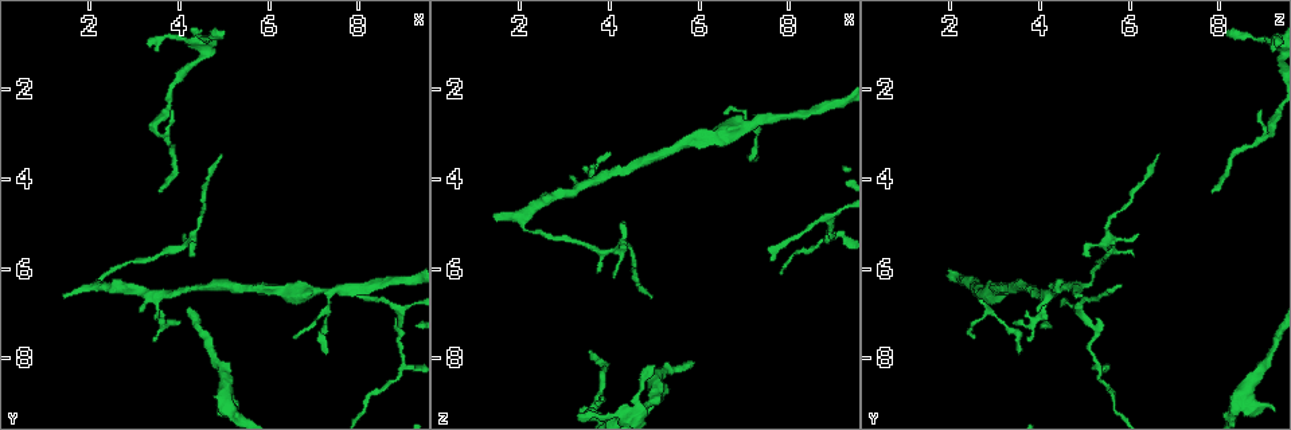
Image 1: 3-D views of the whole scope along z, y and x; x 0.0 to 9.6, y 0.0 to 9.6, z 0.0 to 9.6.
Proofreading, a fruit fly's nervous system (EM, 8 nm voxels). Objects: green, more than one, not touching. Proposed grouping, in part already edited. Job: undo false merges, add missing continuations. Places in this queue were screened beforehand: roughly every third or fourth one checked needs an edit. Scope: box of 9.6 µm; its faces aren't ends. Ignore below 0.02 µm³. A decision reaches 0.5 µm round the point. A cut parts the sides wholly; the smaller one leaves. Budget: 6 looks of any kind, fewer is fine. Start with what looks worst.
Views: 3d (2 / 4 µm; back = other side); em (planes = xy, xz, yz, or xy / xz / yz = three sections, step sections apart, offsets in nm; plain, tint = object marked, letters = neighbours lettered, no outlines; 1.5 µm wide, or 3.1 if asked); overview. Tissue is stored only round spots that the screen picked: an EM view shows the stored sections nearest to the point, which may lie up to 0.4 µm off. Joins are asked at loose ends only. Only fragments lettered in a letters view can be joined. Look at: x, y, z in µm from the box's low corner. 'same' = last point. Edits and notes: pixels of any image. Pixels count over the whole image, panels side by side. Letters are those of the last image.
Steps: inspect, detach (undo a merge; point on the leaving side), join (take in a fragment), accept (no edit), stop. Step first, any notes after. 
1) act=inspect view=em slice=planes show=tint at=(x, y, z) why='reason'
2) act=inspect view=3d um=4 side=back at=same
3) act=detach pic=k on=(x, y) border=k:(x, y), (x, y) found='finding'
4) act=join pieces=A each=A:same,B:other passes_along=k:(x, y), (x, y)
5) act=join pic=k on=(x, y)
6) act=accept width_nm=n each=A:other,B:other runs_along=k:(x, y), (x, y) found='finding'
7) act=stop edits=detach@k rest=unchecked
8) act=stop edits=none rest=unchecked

act=inspect view=3d um=2 at=(8.85, 7.30, 5.30) why='sharp bend'

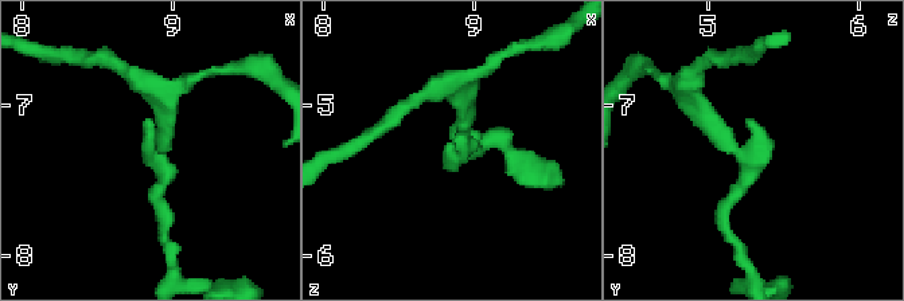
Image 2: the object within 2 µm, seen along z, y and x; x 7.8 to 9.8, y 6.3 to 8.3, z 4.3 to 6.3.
act=inspect view=em slice=planes show=plain at=(8.92, 7.34, 5.28) why='now the EM'

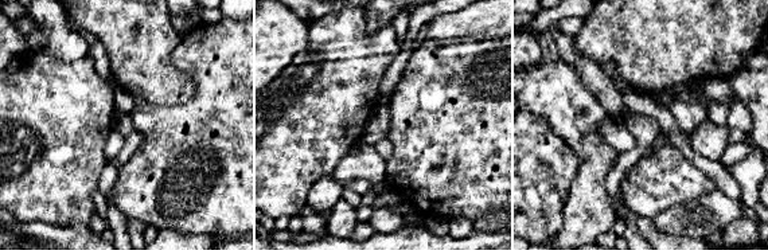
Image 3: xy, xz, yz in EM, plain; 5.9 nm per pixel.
act=inspect view=em slice=planes show=letters at=same

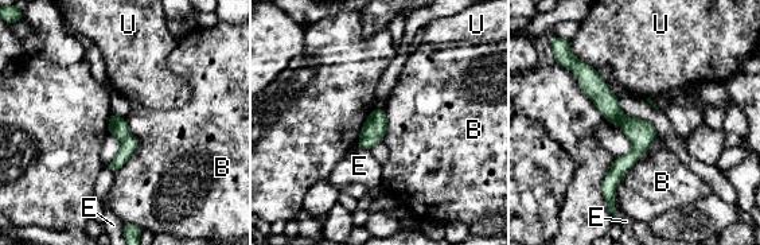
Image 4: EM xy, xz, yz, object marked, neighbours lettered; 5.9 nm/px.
act=detach pic=4 on=(605, 101) each=B:other,E:other,U:other border=4:(624, 116), (618, 123) found='two neurons meet here'

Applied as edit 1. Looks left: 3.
act=inspect view=overview

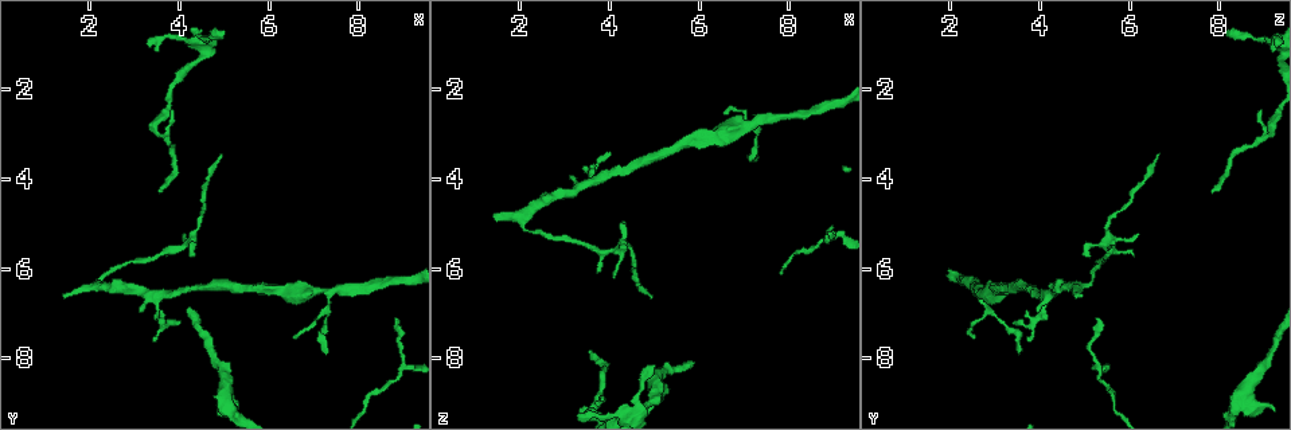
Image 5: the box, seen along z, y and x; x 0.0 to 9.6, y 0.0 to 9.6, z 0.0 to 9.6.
act=inspect view=em slice=xz step=8 show=letters at=(1.45, 6.60, 4.75) why='tapers out'

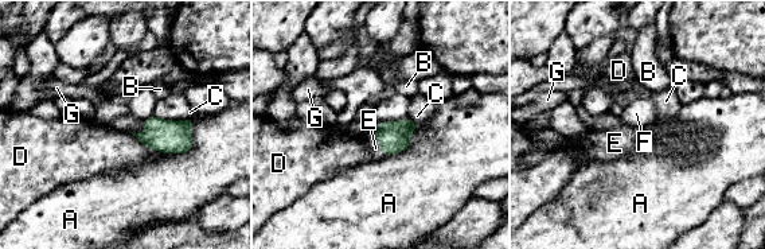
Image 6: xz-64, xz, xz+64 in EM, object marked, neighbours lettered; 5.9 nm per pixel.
act=join pieces=E each=A:other,B:other,C:other,D:other,E:same,F:other,G:other passes_along=6:(393, 136), (378, 143), (375, 148) found='it goes on there'

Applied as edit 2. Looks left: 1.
act=stop edits=detach@4,join@6 rest=unchecked

